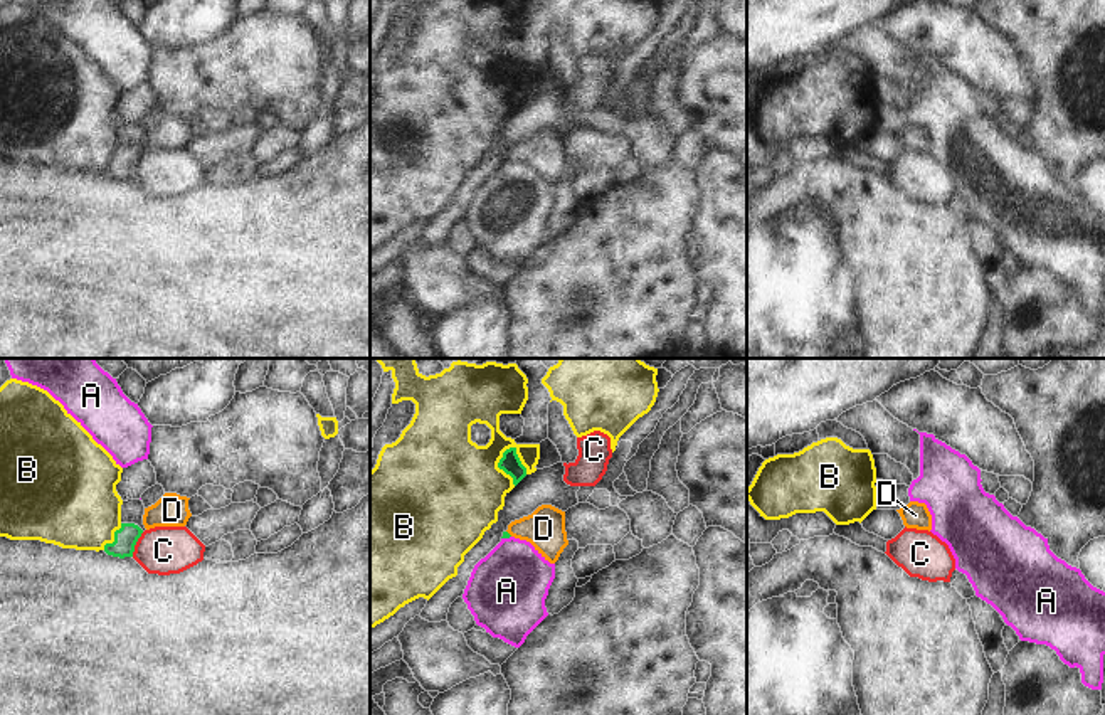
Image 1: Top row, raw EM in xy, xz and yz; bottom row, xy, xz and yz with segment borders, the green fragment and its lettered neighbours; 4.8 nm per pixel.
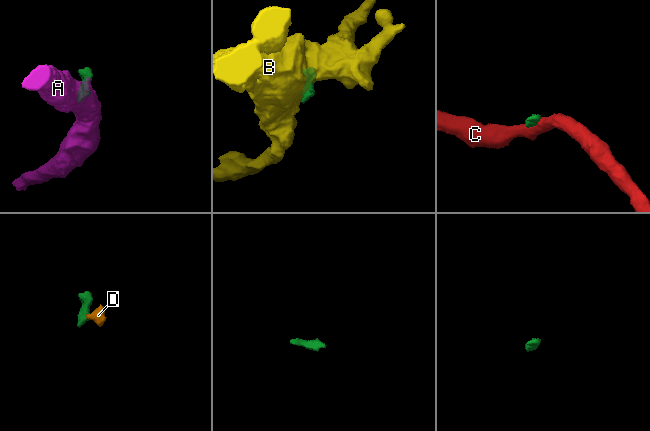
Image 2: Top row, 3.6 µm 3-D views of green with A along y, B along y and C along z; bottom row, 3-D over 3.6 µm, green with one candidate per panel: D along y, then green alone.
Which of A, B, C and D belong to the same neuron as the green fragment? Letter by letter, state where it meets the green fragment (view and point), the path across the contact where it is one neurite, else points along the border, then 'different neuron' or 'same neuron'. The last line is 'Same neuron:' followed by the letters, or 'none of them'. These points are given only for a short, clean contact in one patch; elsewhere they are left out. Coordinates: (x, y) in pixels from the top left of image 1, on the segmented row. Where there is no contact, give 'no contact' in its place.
A: contact xz (505, 537); border xz (510, 535), (502, 539); different neuron
B: contact xz (498, 466); different neuron
C: contact xy (135, 544); border xy (143, 532), (132, 556); different neuron
D: contact xz (508, 534); way xz (505, 534), (508, 534), (515, 529), (544, 529); same neuron
Same neuron: D

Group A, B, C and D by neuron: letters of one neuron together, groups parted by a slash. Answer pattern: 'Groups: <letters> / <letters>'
Groups: A / B / C / D.

